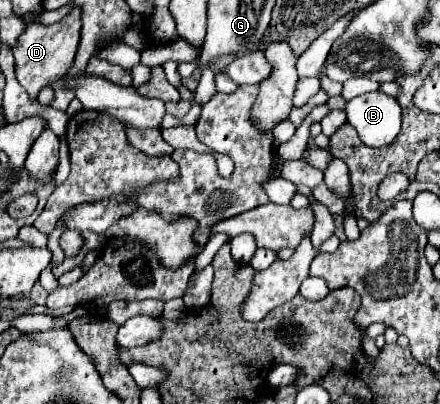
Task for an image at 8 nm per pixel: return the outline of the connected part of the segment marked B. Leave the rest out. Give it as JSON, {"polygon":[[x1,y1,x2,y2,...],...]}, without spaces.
{"polygon":[[379,90,349,100,345,112,349,124,359,132,359,138,367,146,389,146,401,130,399,102]]}

